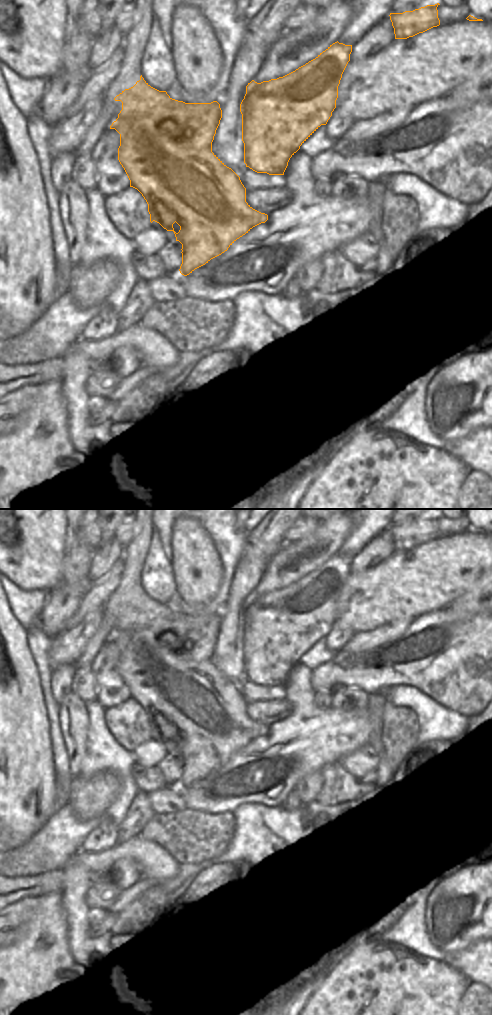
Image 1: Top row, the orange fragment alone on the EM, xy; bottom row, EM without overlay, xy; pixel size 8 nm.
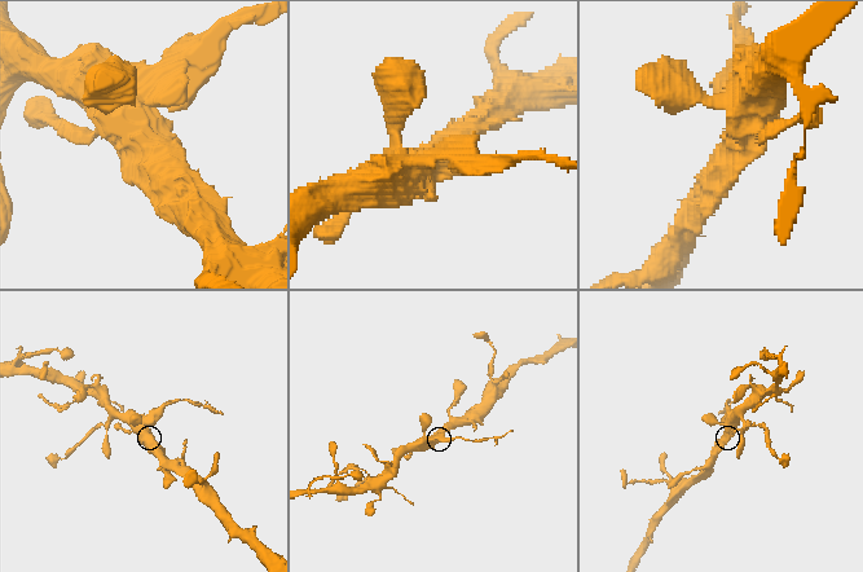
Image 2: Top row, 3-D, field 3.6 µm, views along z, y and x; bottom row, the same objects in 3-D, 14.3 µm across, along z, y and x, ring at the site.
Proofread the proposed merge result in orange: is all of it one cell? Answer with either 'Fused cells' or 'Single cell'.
Fused cells

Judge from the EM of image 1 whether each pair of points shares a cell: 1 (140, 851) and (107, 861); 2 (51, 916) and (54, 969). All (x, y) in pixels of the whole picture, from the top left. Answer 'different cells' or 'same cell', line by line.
1: same cell
2: same cell

